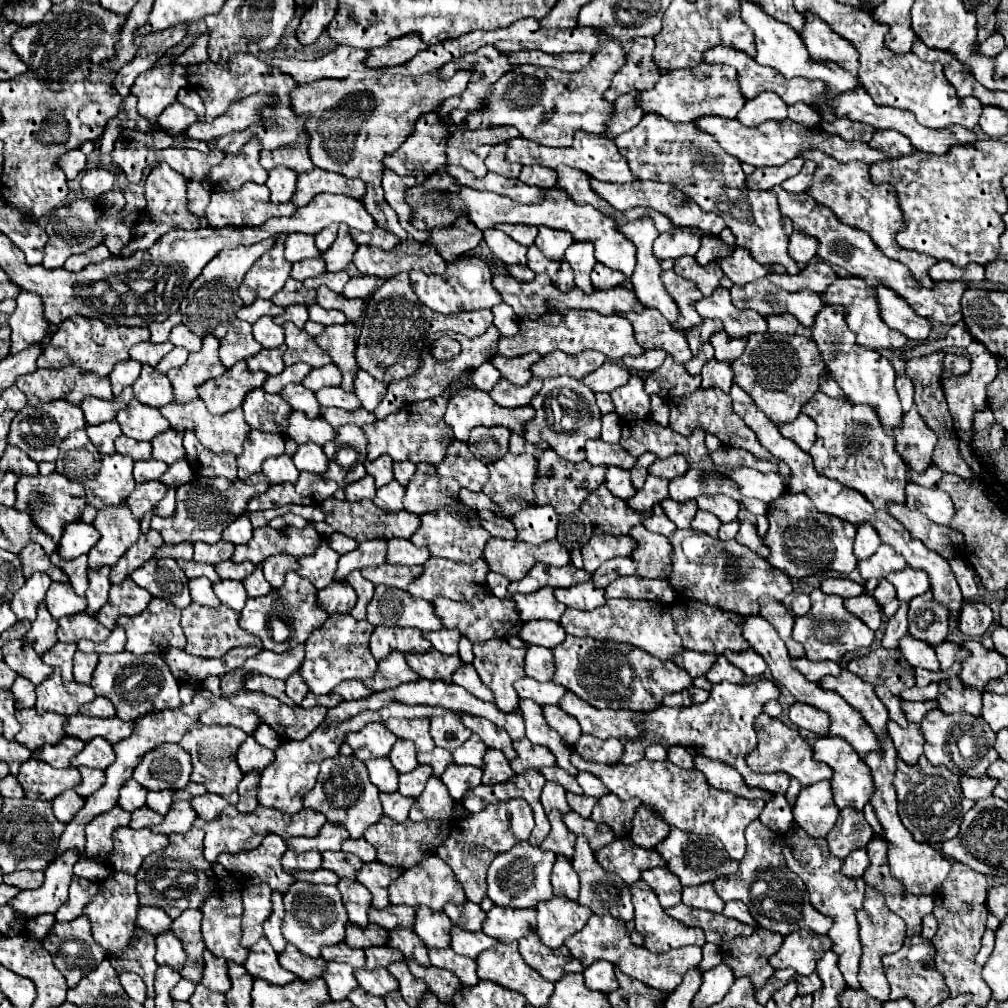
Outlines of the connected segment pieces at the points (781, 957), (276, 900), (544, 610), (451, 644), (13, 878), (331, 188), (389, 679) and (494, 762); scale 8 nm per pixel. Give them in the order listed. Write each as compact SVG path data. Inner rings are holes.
M792 932L784 938L780 950L768 960L772 968L794 968L798 974L812 974L816 970L816 960L830 948L832 940L814 932Z
M272 892L272 916L264 922L264 936L272 944L276 954L282 954L286 950L286 940L282 936L282 922L284 922L284 902L280 892Z
M542 588L540 592L532 592L532 594L514 594L512 598L518 604L522 622L528 622L534 618L560 620L562 612L566 610L566 606L554 598L552 588Z
M438 630L438 632L424 632L424 638L428 638L434 646L434 650L442 652L442 654L458 654L458 642L460 642L460 632L452 632L452 630Z
M12 872L4 876L4 882L10 886L18 886L20 890L38 888L44 882L44 872Z
M314 168L312 172L298 176L298 186L292 196L294 206L308 204L316 194L332 192L332 194L346 194L346 196L364 196L364 182L358 178L346 178L336 172L328 172L322 168Z
M392 652L392 656L388 656L388 660L378 662L376 676L372 680L366 680L364 684L368 684L368 688L372 688L374 692L384 692L384 690L396 688L406 682L416 682L416 680L420 680L420 676L416 672L412 672L404 654Z
M488 750L488 760L484 766L484 780L482 784L498 784L498 782L508 782L516 774L510 768L508 758L502 752Z

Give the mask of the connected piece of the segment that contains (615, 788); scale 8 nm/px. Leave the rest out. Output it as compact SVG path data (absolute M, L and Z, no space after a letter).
M572 754L572 764L576 764L578 770L592 772L594 776L600 776L600 780L608 786L612 794L616 794L620 800L628 800L632 796L640 798L642 804L652 806L654 812L670 826L684 828L688 832L696 834L710 834L716 836L730 858L742 860L746 854L746 840L744 840L744 828L756 820L764 808L764 800L746 800L732 796L728 792L720 792L708 784L704 774L694 770L684 770L672 762L650 762L640 760L636 764L624 766L624 764L588 764L586 760L580 760L580 754Z

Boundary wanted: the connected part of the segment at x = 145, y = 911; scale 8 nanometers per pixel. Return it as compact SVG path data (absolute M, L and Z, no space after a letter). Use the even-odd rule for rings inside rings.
M140 908L140 916L136 918L136 924L140 928L144 928L146 932L150 932L152 936L160 936L164 932L168 932L168 928L172 926L172 918L162 912L160 908Z

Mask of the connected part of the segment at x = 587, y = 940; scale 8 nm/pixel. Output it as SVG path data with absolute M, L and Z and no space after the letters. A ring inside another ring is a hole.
M608 914L592 916L588 920L588 924L580 932L570 936L564 944L568 946L572 956L576 956L584 966L590 966L596 960L608 960L608 962L616 964L630 978L636 978L636 980L644 982L646 986L662 990L664 994L672 992L672 988L676 988L680 984L684 974L702 960L702 948L700 946L684 946L684 948L676 948L676 950L670 950L664 954L648 952L644 946L636 948L630 942L630 938L626 936L626 926Z

